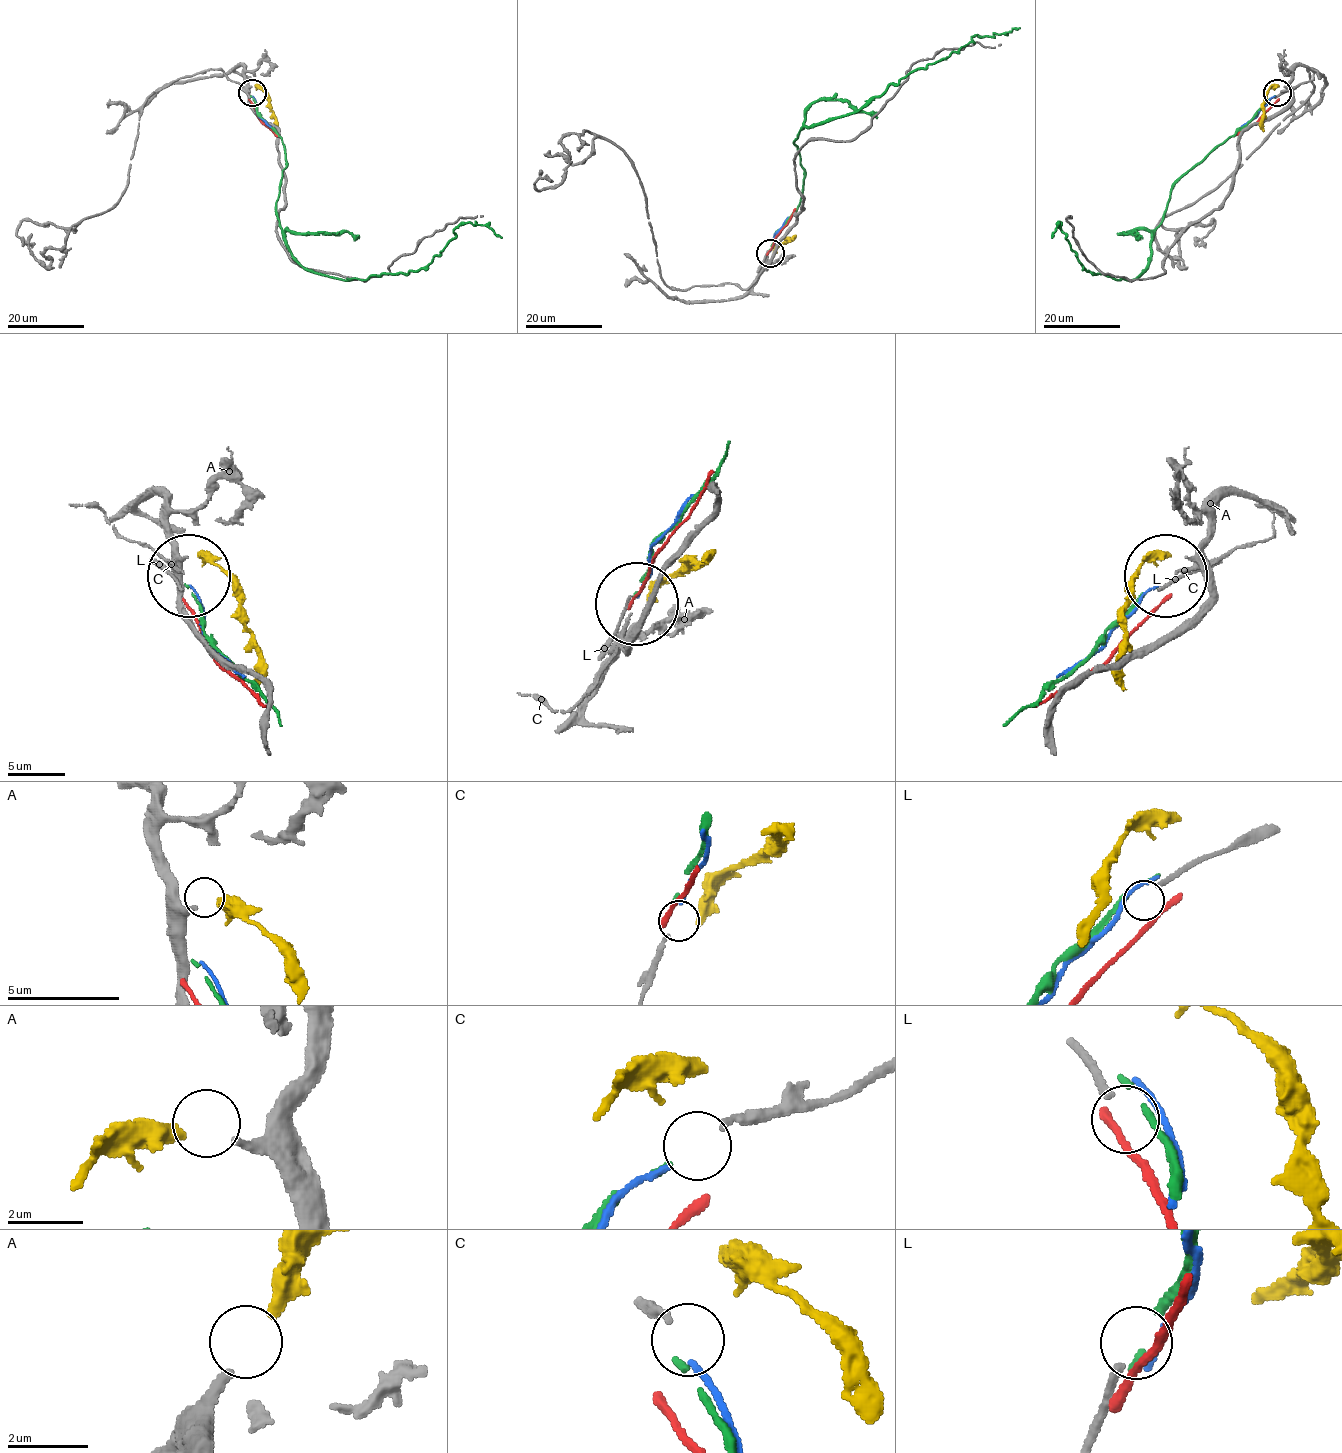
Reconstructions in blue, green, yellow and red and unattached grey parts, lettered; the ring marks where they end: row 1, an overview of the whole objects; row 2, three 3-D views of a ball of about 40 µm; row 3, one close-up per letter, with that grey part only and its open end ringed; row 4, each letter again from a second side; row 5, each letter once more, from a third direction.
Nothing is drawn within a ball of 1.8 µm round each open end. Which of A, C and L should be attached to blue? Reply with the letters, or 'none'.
C

